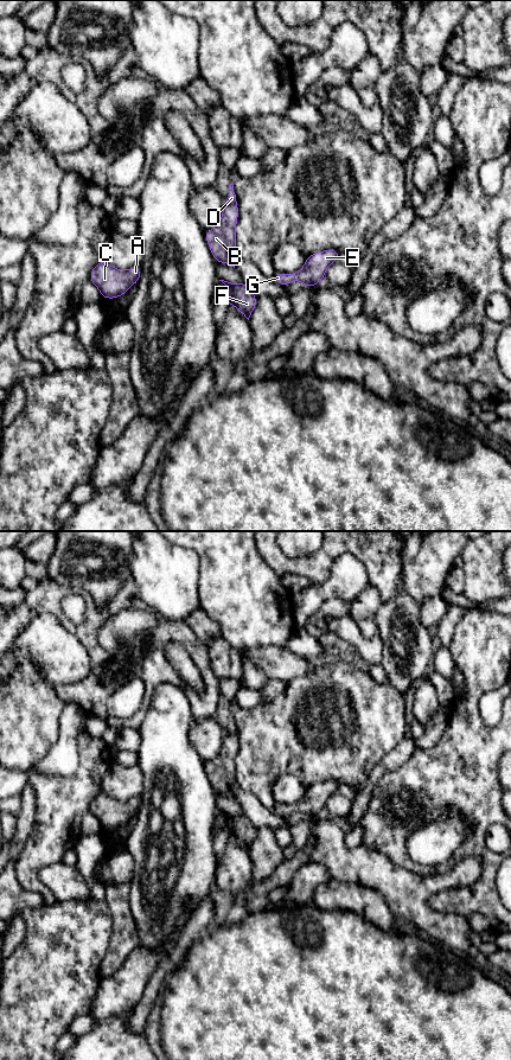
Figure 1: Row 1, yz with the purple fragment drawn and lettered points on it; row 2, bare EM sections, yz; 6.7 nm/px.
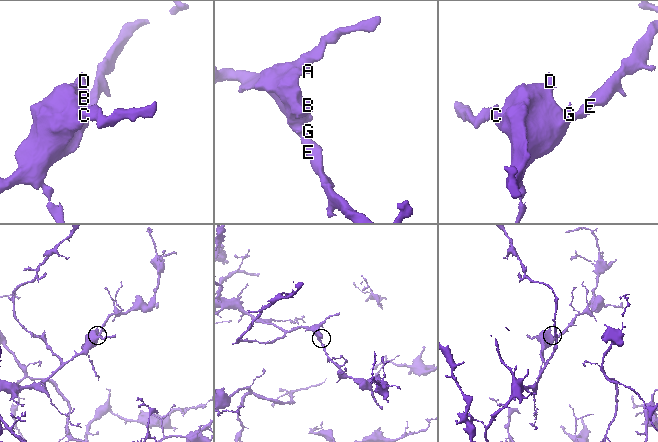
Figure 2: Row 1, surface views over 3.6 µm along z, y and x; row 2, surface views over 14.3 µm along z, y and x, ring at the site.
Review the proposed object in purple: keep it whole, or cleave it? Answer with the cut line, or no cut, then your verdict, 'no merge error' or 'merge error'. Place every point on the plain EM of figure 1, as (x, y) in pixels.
no cut | no merge error

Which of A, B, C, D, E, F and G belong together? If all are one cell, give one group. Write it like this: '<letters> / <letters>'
A B C D E F G

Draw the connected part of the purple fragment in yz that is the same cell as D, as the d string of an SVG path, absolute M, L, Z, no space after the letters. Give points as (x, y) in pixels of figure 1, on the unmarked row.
M234 715L229 717L228 732L223 736L219 754L211 761L205 762L205 771L210 778L213 791L235 799L232 784L236 780L236 755L238 751L237 729Z

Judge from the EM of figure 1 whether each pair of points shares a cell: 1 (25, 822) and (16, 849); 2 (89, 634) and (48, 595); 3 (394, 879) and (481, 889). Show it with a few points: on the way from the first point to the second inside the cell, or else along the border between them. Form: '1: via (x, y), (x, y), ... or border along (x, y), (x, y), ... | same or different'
1: via (24, 829), (18, 842) | same
2: via (77, 630), (53, 607) | same
3: border along (479, 859), (481, 874), (471, 886) | different

